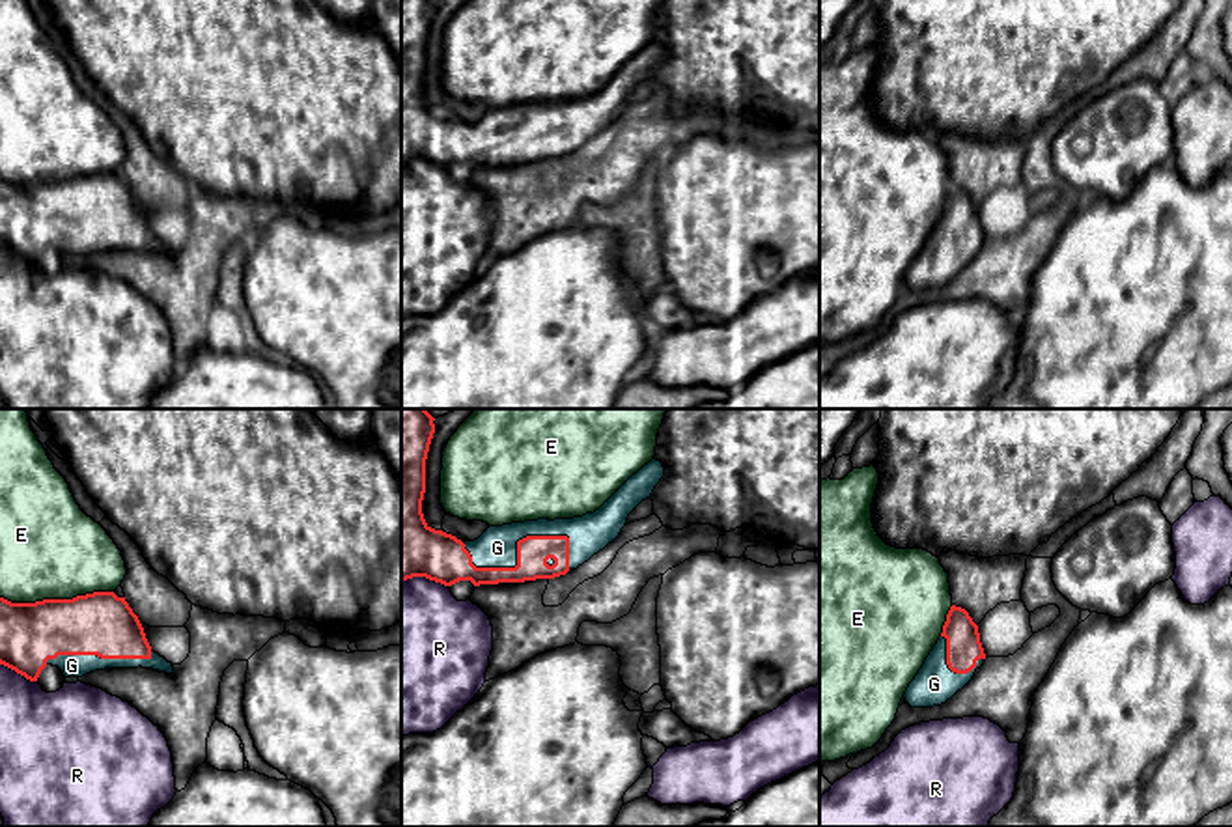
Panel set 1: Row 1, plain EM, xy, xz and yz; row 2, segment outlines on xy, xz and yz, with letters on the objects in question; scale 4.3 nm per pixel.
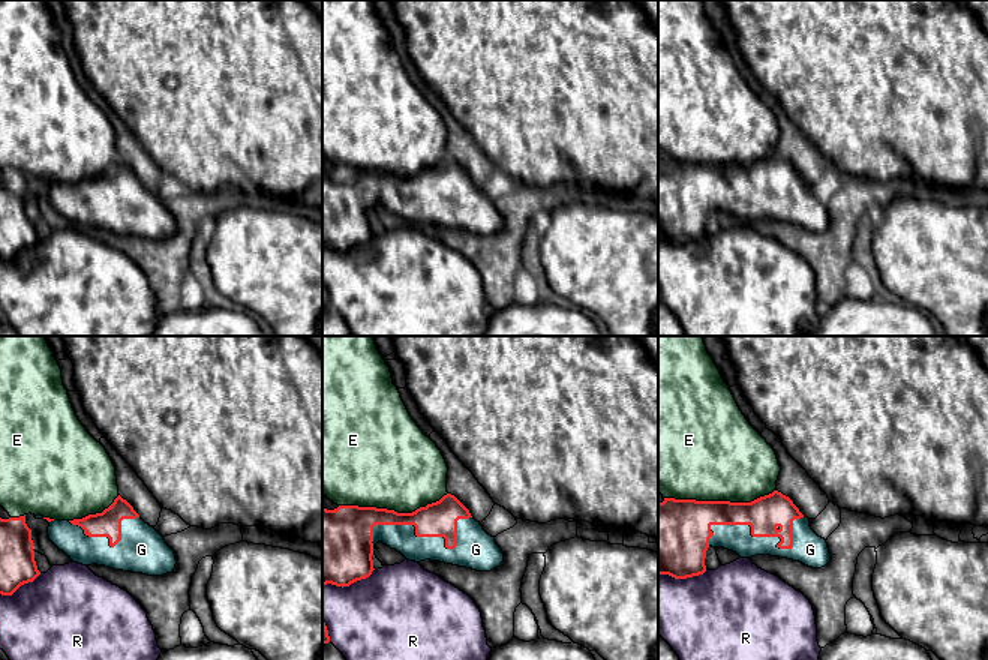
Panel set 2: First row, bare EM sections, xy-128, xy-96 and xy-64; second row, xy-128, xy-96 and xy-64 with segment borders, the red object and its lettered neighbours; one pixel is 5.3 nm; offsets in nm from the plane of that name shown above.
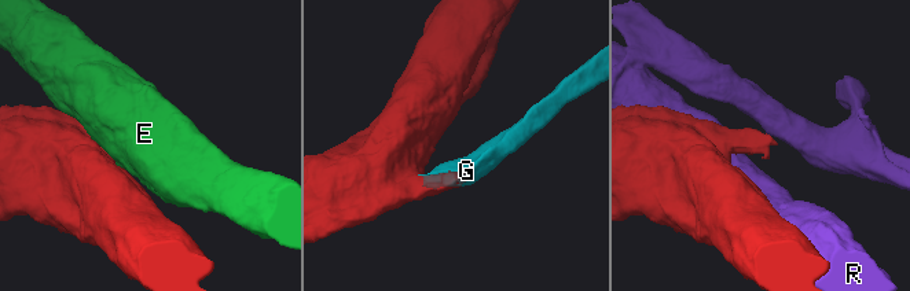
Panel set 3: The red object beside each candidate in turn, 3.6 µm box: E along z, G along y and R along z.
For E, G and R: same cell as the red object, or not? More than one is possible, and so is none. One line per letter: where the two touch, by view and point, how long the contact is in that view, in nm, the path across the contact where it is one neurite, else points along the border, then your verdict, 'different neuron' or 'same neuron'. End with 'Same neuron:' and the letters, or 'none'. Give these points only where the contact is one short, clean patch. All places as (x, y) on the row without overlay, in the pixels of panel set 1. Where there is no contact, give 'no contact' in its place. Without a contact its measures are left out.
E: contact xy (56, 182); length 480 nm; different neuron
G: contact xz (518, 126); length 480 nm; same neuron
R: contact xy (19, 254); length 180 nm; different neuron
Same neuron: G

